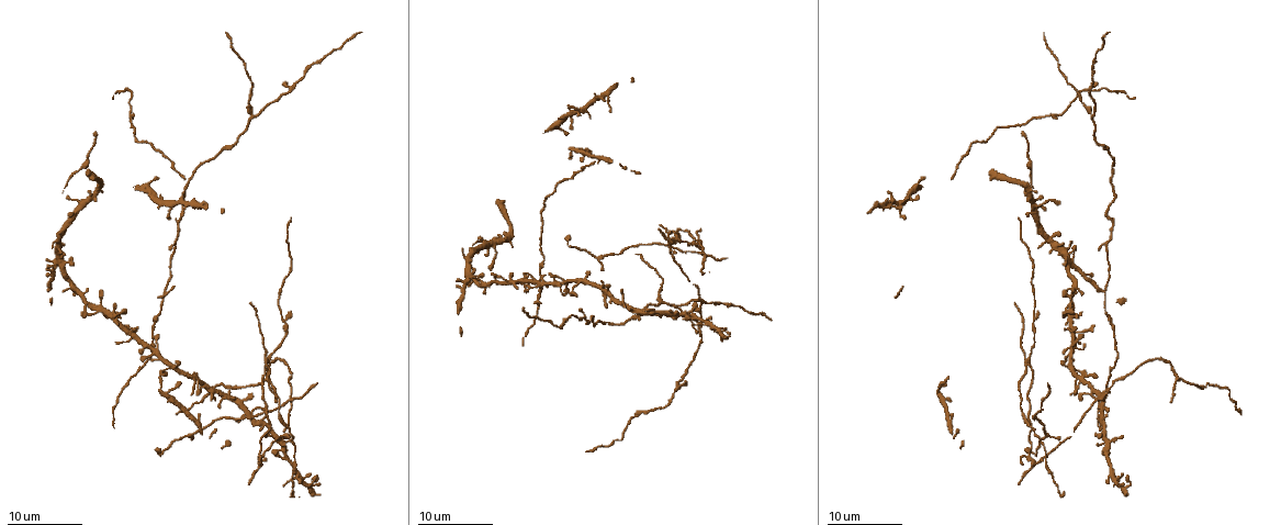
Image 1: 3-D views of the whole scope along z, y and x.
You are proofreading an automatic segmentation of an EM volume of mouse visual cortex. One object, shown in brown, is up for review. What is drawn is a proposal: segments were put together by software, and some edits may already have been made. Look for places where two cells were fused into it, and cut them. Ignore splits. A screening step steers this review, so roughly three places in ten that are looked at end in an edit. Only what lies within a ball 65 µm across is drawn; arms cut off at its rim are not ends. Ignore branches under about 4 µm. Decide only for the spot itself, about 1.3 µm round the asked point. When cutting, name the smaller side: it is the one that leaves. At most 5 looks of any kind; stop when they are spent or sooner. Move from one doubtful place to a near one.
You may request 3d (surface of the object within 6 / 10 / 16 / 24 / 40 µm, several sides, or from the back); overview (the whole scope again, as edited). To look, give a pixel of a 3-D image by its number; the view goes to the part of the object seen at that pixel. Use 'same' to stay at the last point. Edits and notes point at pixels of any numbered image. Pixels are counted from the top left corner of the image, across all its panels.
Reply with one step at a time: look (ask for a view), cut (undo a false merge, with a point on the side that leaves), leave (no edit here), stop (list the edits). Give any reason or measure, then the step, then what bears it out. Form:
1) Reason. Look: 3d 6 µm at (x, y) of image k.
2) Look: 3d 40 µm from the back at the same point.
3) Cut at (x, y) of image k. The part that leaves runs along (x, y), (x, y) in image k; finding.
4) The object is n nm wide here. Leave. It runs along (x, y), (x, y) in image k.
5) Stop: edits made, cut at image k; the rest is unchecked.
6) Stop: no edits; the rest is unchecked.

Thick turns thin. Look: 3d 10 µm at (1100, 142) of image 1.

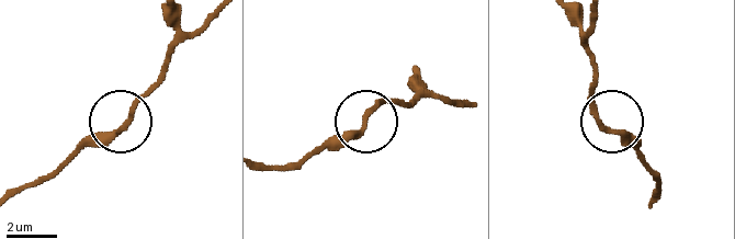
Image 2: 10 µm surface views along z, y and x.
Leave. It runs along (21, 192), (109, 137), (164, 77) in image 2; one cell here.

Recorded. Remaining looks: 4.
Branch point. Look: 3d 10 µm at (251, 114) of image 1.

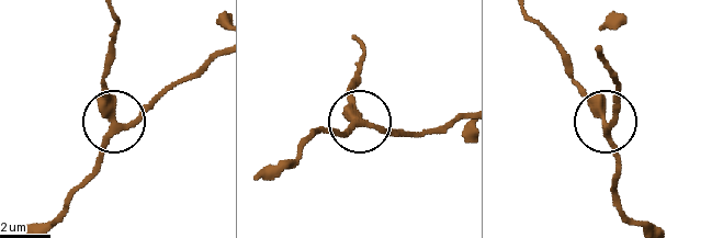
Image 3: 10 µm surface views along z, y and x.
The side arm is 15 µm long; 3 arms meet here. Leave. All the same cell.

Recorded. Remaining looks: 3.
Four arms meet. Look: 3d 10 µm at (154, 347) of image 1.

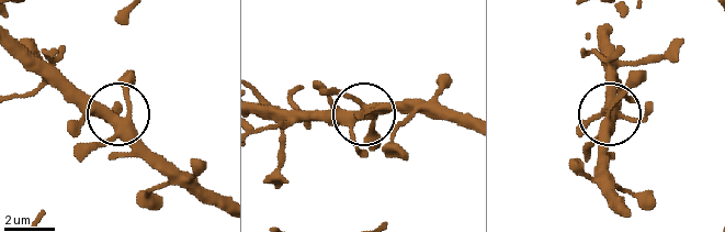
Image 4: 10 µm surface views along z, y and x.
4 arms meet here. Leave. One cell here.

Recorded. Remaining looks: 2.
Stop: no edits; the rest is unchecked.

